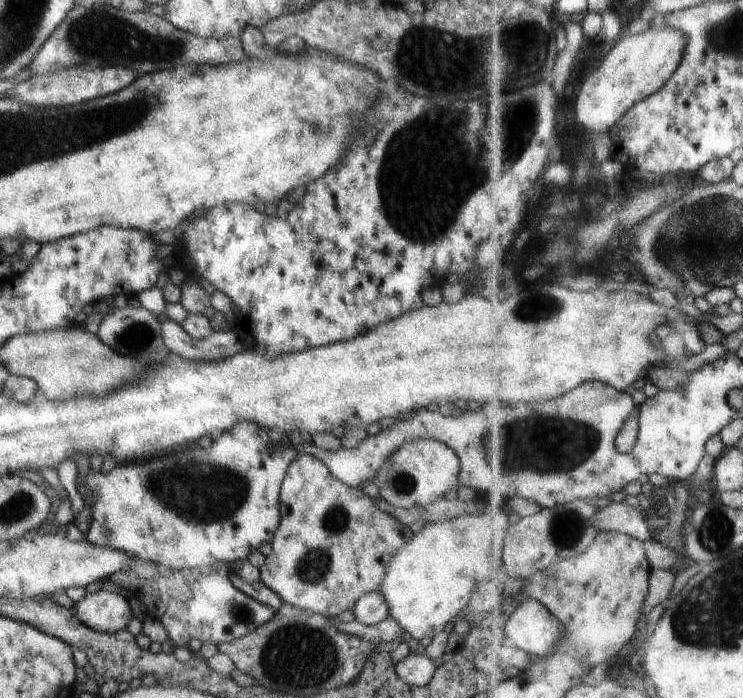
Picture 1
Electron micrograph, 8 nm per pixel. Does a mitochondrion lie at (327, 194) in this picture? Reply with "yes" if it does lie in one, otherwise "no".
no

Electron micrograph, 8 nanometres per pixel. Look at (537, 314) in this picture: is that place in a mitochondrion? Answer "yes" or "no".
yes

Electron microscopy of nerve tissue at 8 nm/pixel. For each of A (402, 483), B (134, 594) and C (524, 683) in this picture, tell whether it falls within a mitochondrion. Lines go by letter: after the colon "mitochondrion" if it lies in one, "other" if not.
A: mitochondrion
B: other
C: mitochondrion

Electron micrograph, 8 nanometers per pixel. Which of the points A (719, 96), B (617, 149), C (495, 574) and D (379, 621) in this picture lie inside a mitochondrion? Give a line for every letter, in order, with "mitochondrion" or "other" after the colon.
A: other
B: other
C: other
D: other

